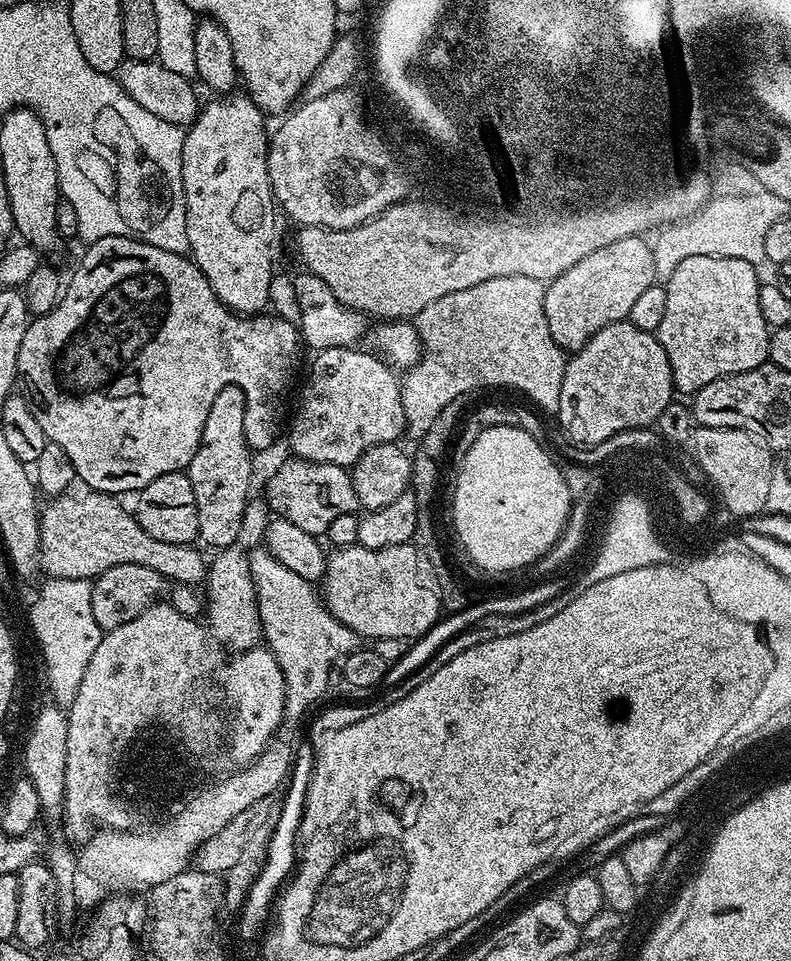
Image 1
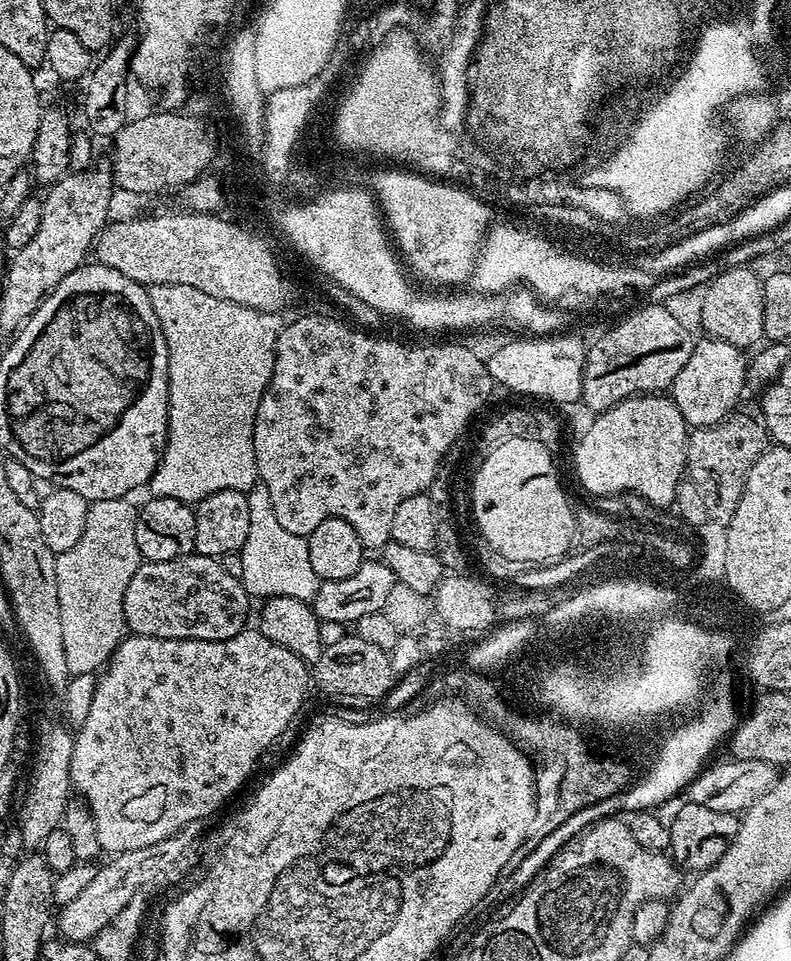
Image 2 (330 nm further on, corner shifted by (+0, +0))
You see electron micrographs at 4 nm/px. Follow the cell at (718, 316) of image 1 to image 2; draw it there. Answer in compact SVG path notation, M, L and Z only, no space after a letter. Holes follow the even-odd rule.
M711 338L697 339L692 345L690 362L678 370L678 378L674 378L670 395L678 406L684 421L692 428L705 428L717 424L733 411L732 408L746 392L748 379L748 360L745 353L730 342L722 342Z

